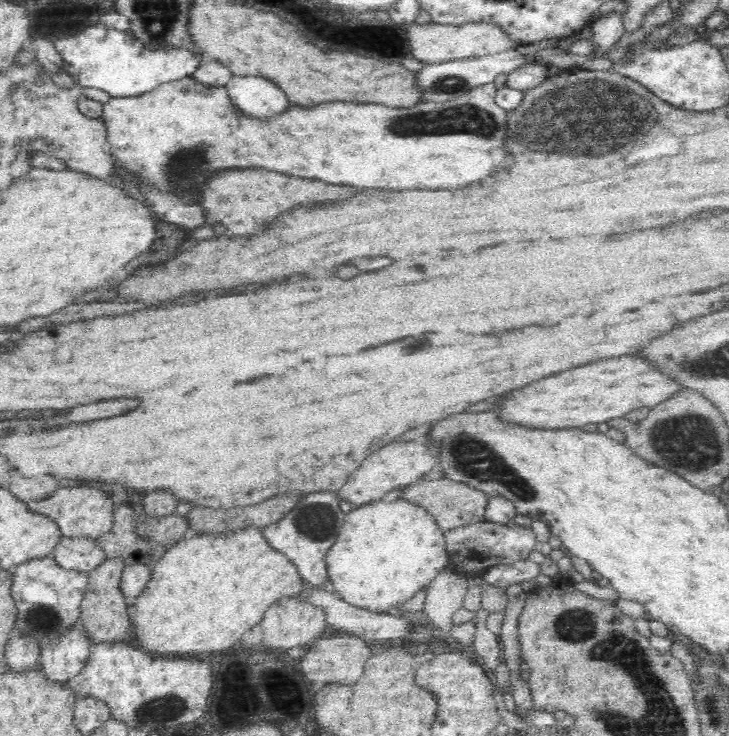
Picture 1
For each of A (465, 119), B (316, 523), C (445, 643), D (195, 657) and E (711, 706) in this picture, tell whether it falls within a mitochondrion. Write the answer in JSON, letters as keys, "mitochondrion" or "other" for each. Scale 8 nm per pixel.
{"A":"mitochondrion","B":"mitochondrion","C":"other","D":"other","E":"mitochondrion"}

